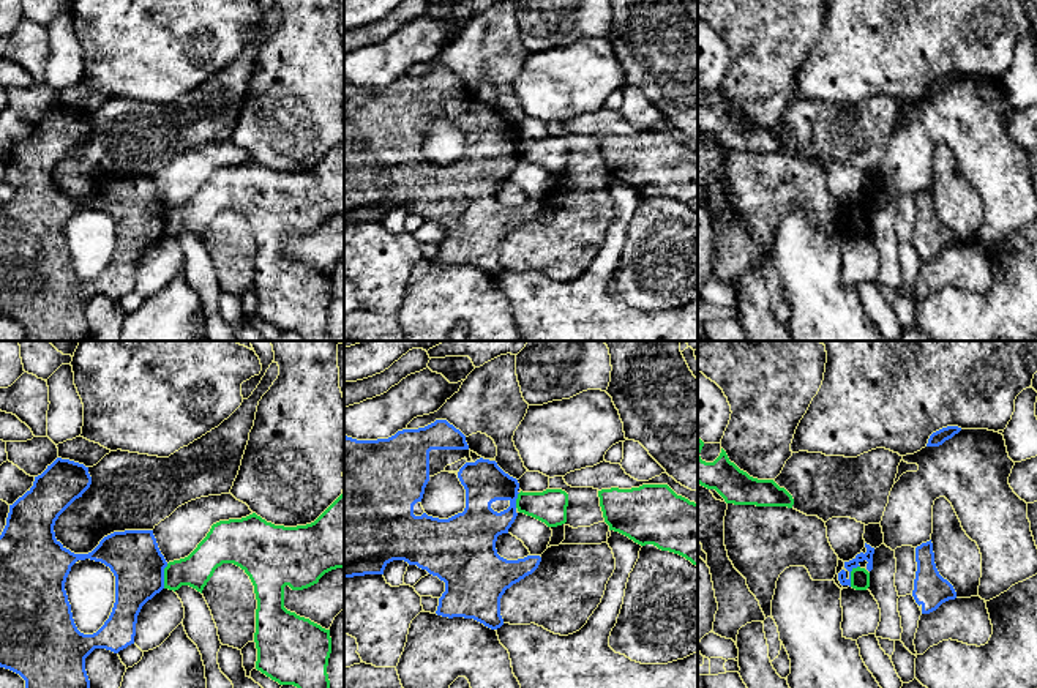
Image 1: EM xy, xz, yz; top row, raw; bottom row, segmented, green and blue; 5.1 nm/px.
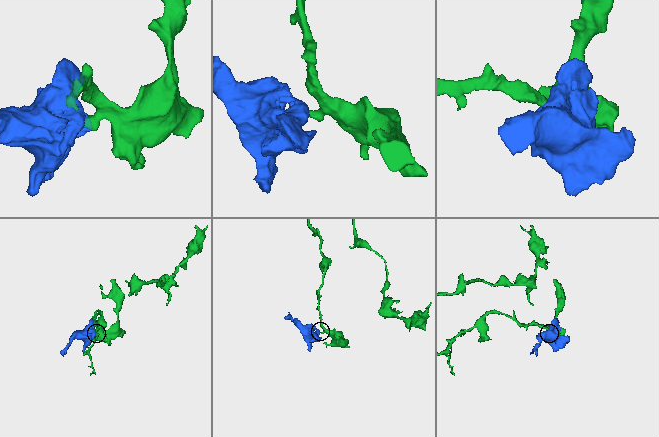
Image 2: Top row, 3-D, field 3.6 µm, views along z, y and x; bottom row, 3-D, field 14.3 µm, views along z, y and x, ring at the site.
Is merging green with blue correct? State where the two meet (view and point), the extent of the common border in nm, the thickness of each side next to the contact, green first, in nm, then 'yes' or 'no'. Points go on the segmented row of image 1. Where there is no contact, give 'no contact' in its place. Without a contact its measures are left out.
yz (851, 575) | 120 nm | 100/50 nm | no

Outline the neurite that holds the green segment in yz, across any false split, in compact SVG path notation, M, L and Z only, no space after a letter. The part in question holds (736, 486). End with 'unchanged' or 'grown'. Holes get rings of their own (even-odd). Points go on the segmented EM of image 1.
M698 436L698 483L715 489L726 503L792 508L792 495L773 480L750 477L729 461L723 448L713 462L706 462L699 456L702 447L704 442Z; unchanged

